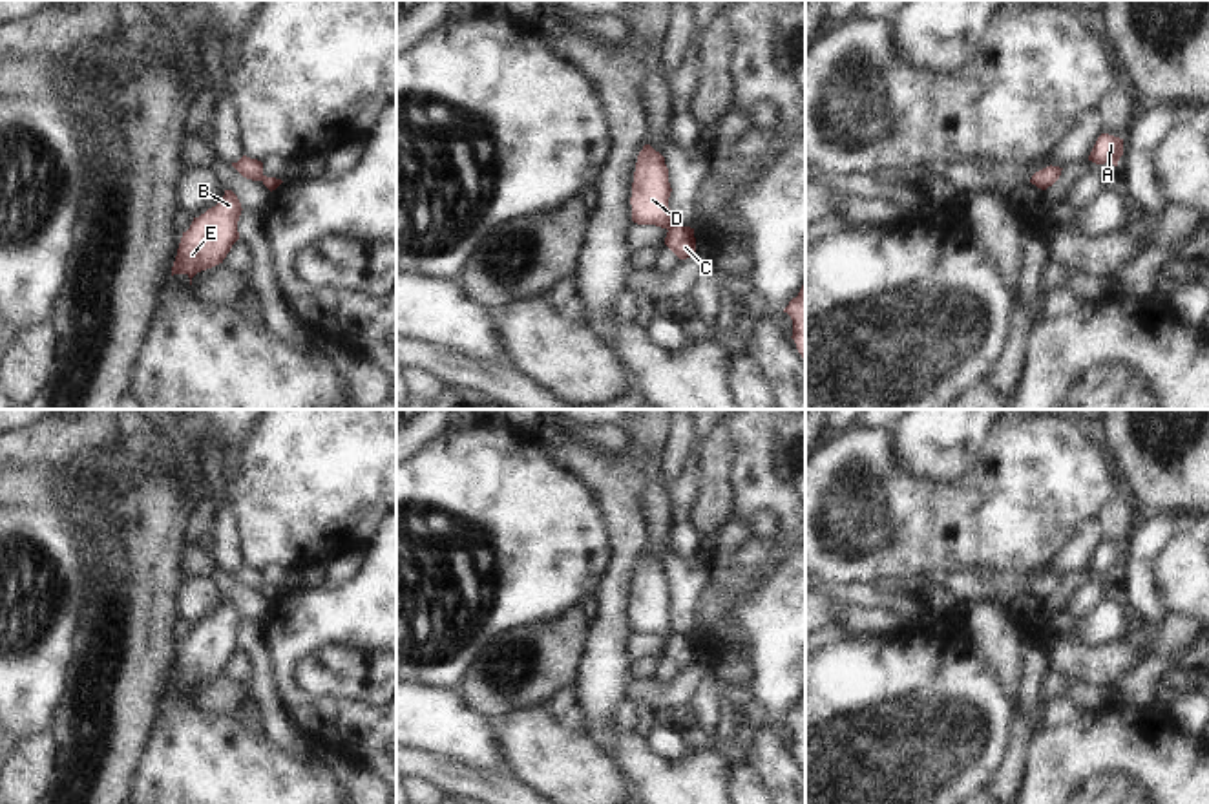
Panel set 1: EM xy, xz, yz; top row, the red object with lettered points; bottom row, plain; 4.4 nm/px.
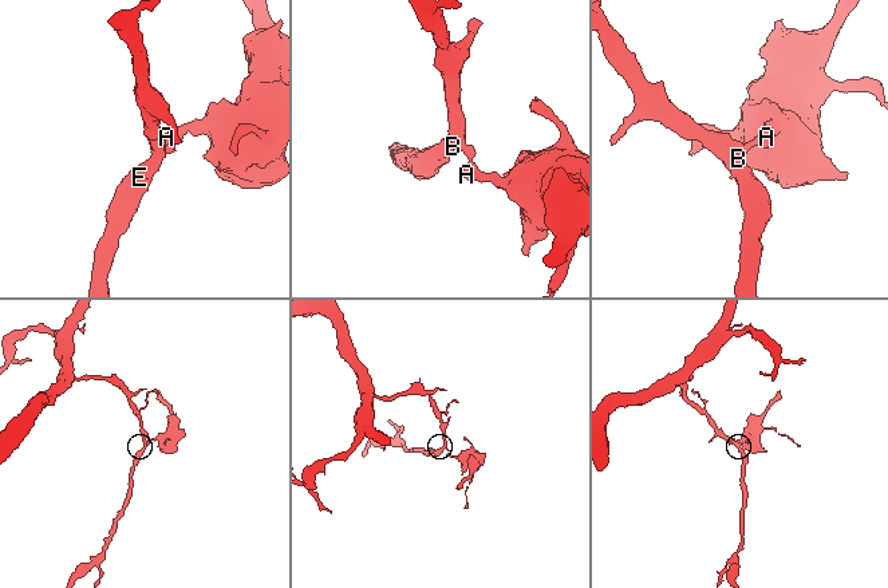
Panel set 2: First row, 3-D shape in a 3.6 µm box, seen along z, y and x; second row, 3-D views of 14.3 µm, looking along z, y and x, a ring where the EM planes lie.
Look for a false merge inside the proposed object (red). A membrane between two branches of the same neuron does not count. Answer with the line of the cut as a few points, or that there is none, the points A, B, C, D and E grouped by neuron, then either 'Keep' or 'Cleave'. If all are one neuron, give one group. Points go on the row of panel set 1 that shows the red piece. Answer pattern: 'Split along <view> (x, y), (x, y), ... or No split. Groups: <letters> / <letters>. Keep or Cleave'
Split along xz (672, 225), (669, 231). Groups: A C / B D E. Cleave

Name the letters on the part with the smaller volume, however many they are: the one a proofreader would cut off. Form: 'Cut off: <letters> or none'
Cut off: A, C

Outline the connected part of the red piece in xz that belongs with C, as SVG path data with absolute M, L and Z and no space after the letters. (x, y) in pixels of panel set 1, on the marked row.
M672 225L667 232L665 245L679 258L687 259L696 254L694 228Z

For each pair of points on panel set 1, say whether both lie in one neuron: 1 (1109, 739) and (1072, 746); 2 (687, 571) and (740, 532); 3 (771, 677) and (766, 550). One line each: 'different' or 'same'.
1: same
2: different
3: same

